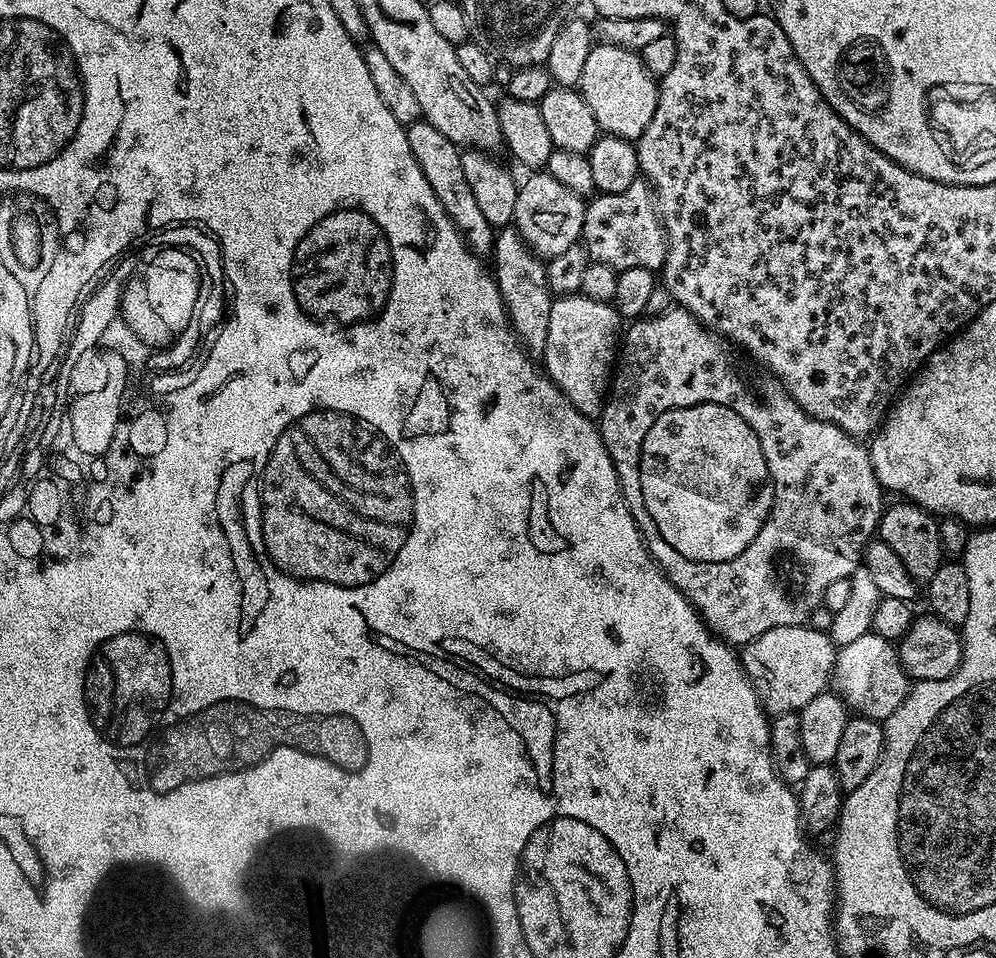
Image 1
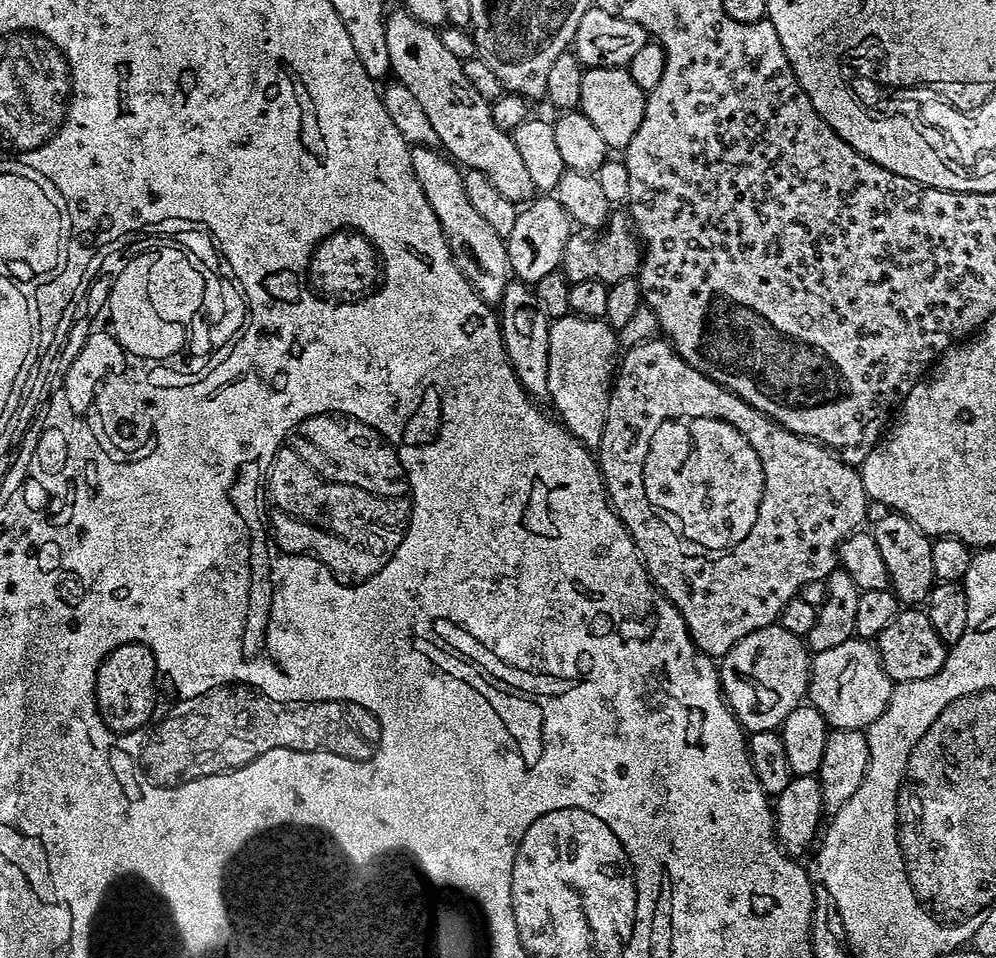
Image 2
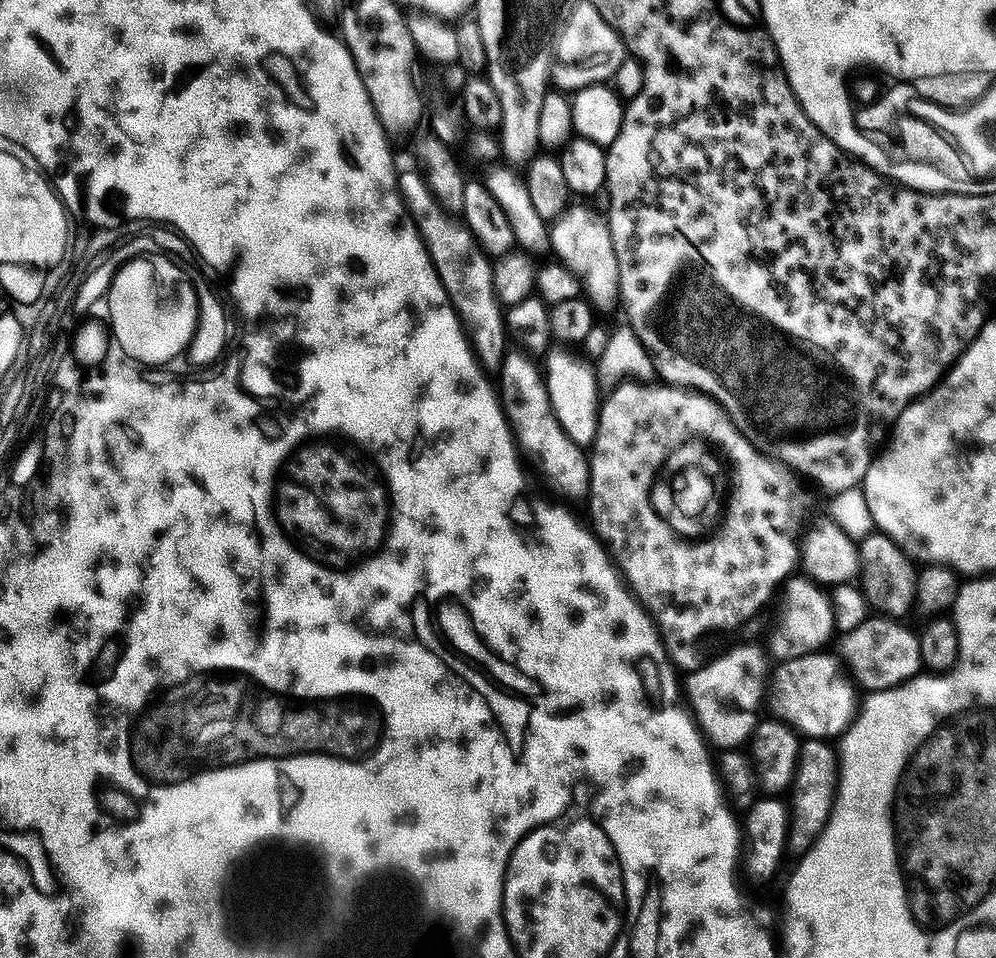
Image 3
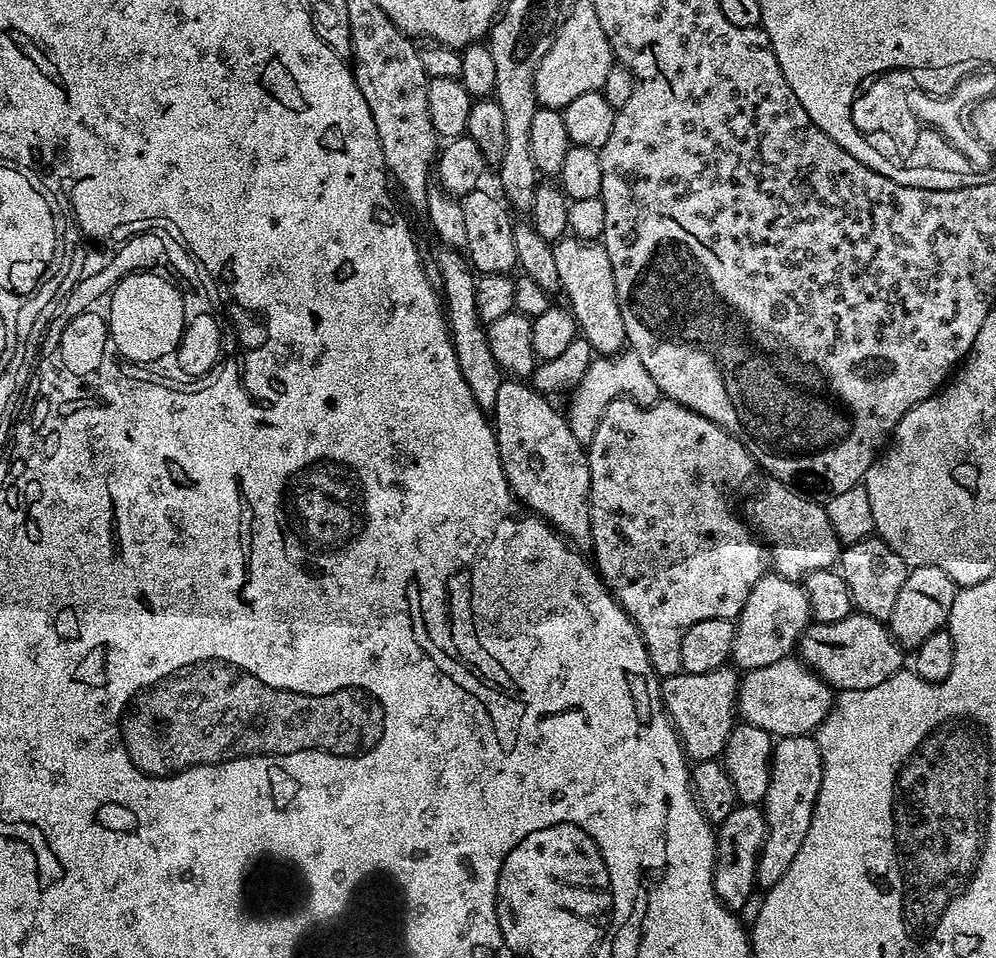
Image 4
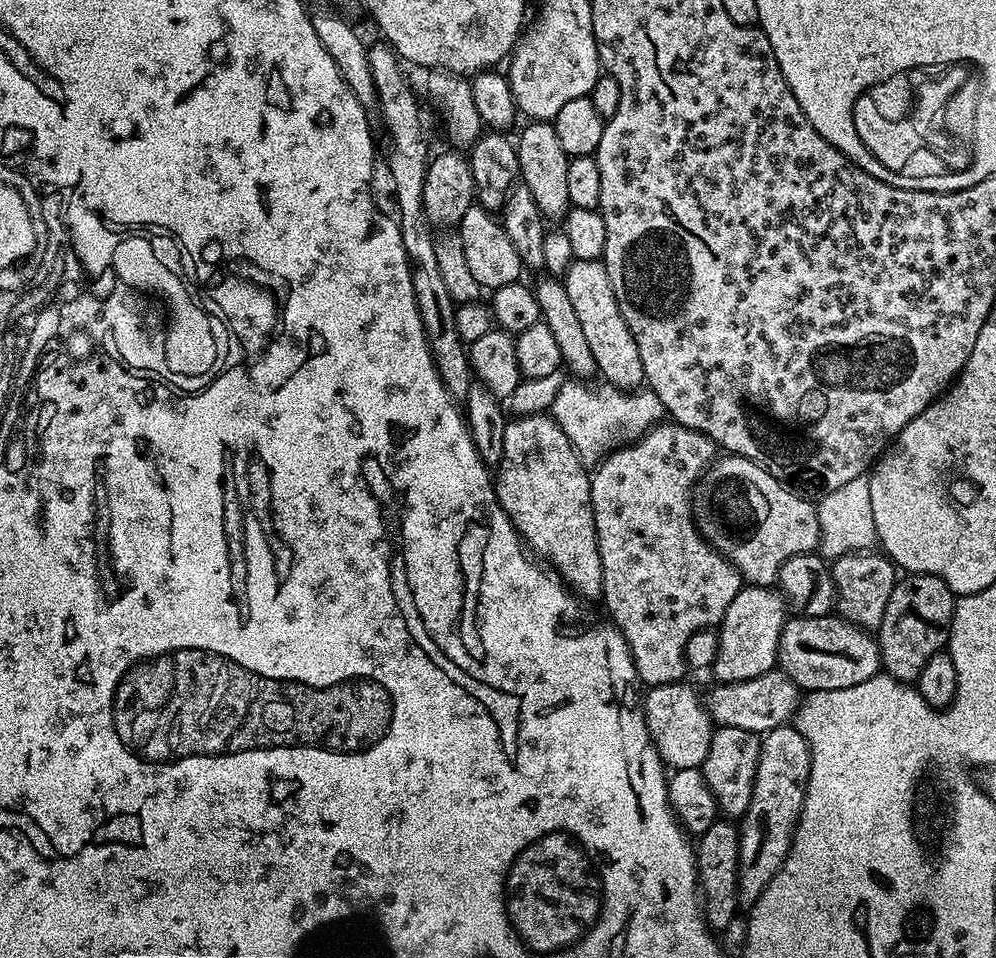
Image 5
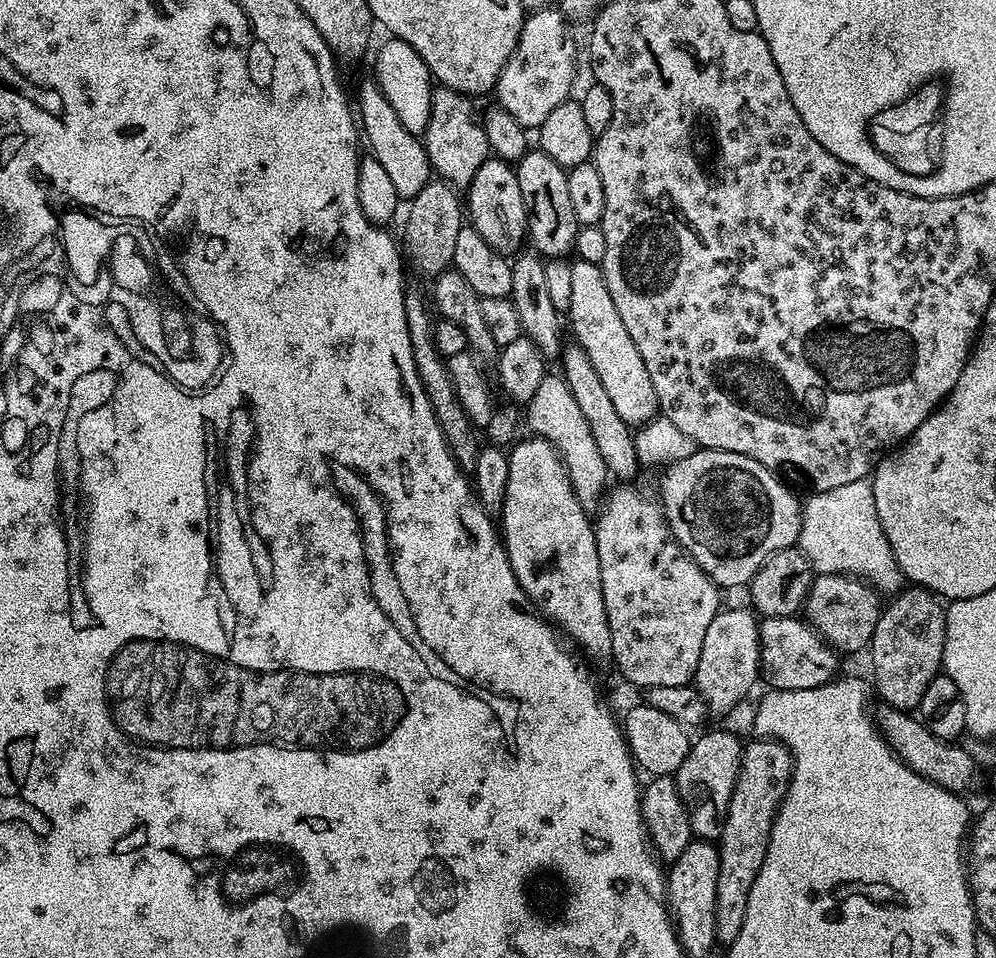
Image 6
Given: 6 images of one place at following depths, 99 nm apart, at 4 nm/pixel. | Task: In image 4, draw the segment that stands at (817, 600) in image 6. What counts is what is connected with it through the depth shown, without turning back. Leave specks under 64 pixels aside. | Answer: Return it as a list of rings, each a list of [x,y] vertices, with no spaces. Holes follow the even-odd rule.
[[[879,538],[858,540],[847,545],[840,553],[838,571],[848,587],[853,609],[881,622],[889,619],[909,573],[903,558]]]

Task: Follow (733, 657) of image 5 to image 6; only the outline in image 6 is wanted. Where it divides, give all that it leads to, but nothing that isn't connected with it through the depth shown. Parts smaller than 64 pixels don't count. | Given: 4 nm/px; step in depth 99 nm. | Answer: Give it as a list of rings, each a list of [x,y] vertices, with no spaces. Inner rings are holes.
[[[721,607],[714,622],[706,630],[706,638],[702,642],[702,655],[698,658],[698,670],[694,677],[694,687],[700,691],[700,697],[708,704],[709,713],[728,712],[736,708],[748,696],[748,691],[755,686],[760,675],[760,620],[751,607],[728,608]]]

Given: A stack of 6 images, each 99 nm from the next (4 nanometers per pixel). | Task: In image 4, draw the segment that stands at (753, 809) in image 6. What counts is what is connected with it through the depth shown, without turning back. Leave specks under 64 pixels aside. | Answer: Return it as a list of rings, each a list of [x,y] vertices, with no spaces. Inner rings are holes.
[[[811,735],[781,736],[772,745],[772,769],[768,775],[768,789],[762,801],[764,813],[764,842],[756,858],[755,887],[767,890],[775,886],[778,878],[786,874],[794,854],[802,850],[806,834],[810,830],[812,811],[822,782],[822,758]]]

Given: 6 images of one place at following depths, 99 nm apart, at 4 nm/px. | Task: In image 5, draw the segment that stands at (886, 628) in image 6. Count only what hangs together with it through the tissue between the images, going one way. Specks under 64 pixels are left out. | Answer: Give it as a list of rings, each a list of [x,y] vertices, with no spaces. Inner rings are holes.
[[[915,573],[897,581],[886,604],[886,611],[882,616],[882,622],[876,629],[881,667],[887,675],[894,677],[901,683],[917,681],[921,670],[930,657],[947,645],[948,635],[951,632],[955,601],[955,593],[952,593],[949,587],[936,575]]]

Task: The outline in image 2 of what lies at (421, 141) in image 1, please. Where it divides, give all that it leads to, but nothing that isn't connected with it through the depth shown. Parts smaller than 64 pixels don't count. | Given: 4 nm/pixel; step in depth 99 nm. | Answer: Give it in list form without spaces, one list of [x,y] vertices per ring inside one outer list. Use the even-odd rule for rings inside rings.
[[[417,144],[410,151],[410,162],[422,186],[422,194],[426,194],[430,210],[434,210],[442,226],[456,265],[486,303],[499,305],[510,279],[505,237],[499,236],[478,214],[478,210],[474,210],[470,198],[466,198],[464,172],[458,167],[457,161],[445,155],[439,147]]]

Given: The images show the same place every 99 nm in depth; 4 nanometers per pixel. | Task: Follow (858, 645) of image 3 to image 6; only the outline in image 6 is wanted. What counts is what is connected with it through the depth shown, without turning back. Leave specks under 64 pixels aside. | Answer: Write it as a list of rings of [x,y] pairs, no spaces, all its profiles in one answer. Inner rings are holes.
[[[765,616],[760,620],[760,675],[769,689],[806,690],[828,684],[841,671],[839,659],[836,649],[803,619]]]

